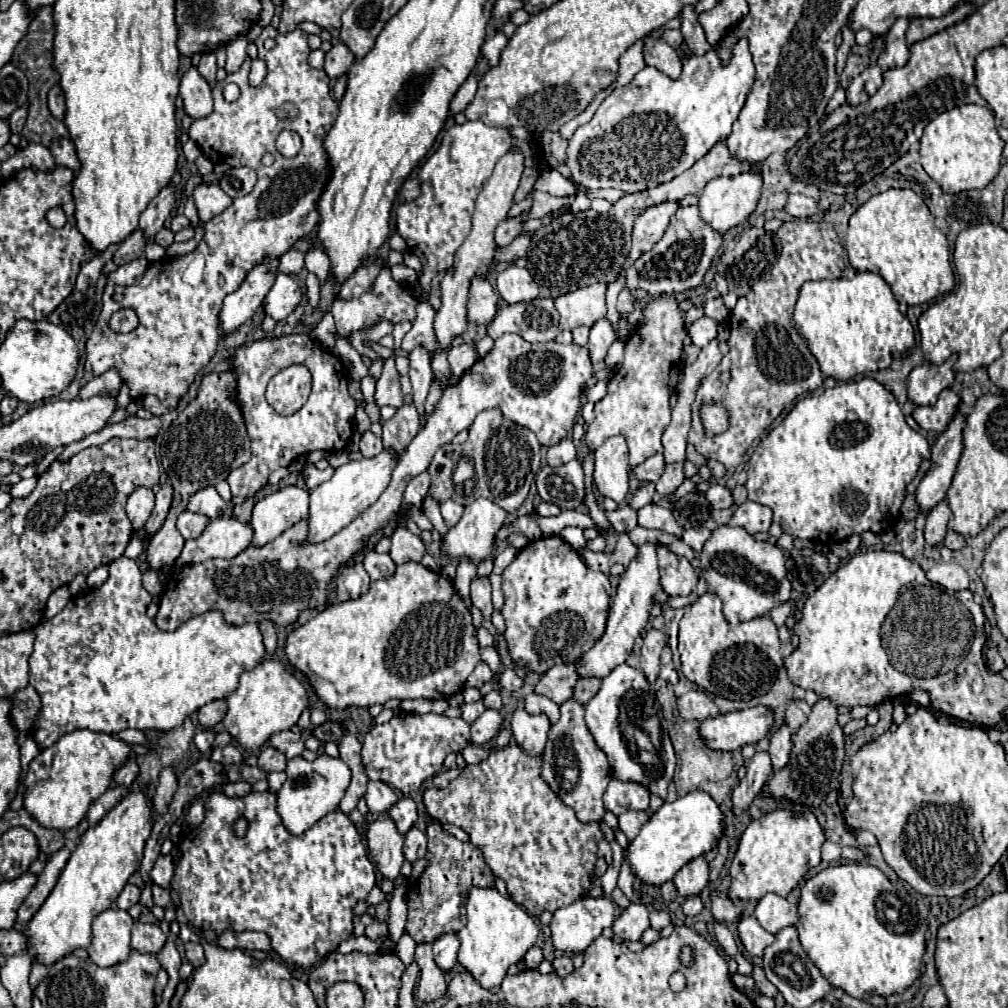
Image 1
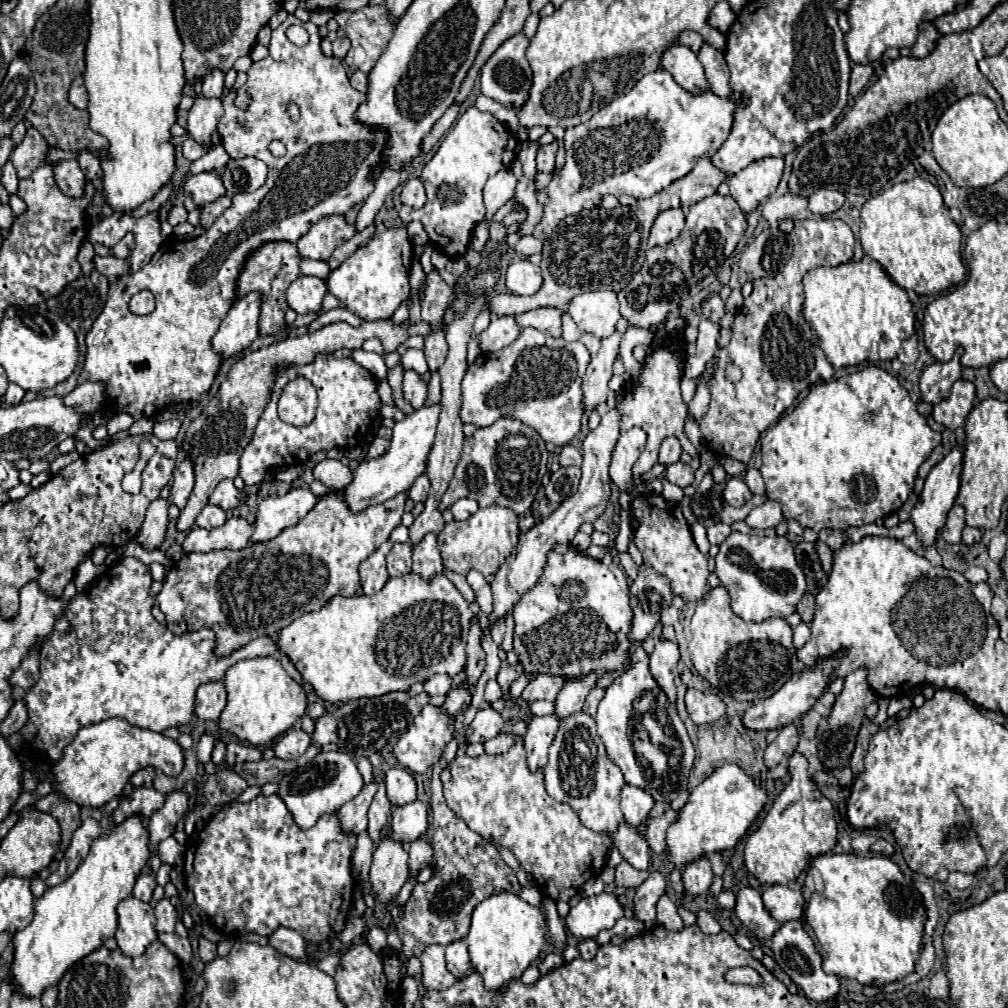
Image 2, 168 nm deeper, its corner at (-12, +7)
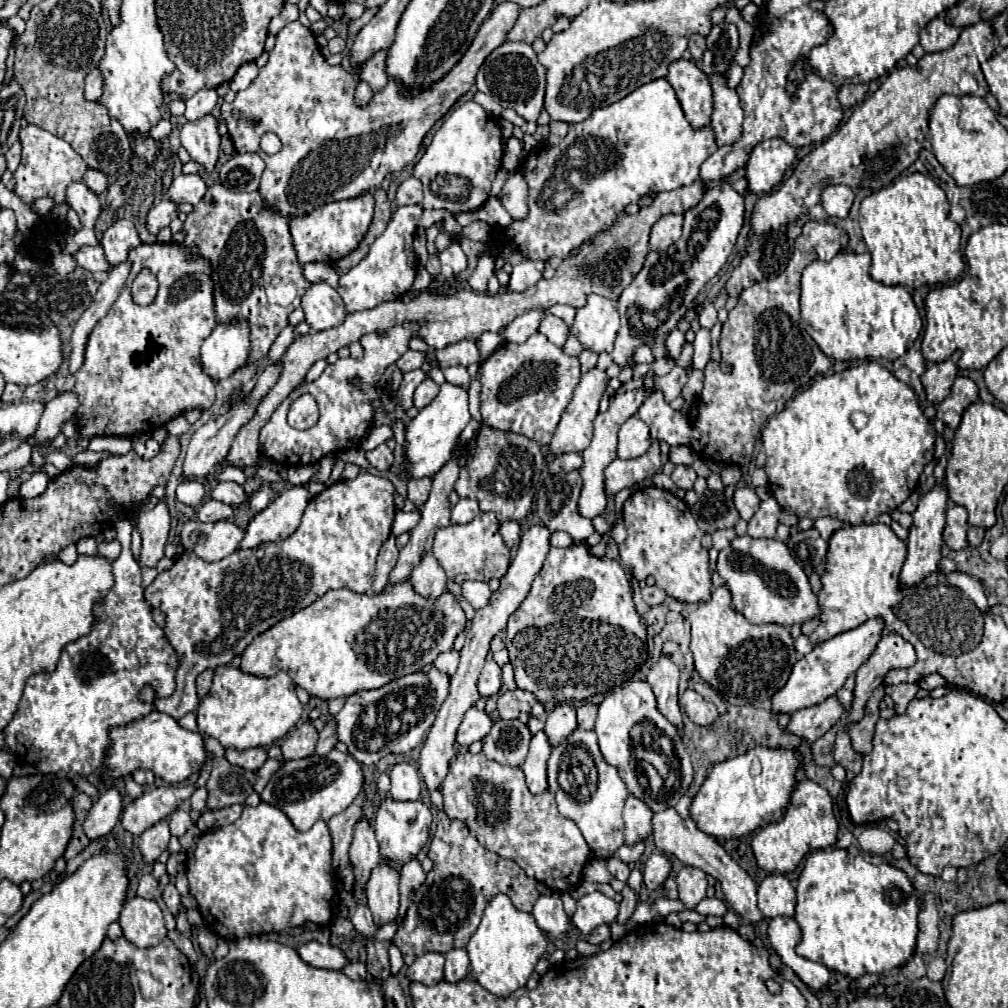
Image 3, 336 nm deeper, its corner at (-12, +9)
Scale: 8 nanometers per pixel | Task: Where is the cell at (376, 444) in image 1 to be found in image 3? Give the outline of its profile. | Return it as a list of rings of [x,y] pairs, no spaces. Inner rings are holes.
[[[380,444],[380,446],[376,446],[374,450],[366,452],[366,460],[368,460],[370,466],[374,466],[376,470],[386,472],[386,470],[394,464],[394,452],[392,452],[386,444]]]

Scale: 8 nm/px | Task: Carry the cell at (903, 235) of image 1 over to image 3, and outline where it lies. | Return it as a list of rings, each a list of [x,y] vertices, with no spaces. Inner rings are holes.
[[[920,172],[904,176],[896,184],[864,198],[860,204],[860,228],[862,238],[872,254],[870,276],[886,286],[906,286],[912,290],[956,280],[964,272],[960,252],[960,226],[948,218],[948,212],[950,204],[946,200],[944,190],[932,178]]]

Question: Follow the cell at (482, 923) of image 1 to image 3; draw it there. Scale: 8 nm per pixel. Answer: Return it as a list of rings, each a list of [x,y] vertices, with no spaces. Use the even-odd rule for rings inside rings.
[[[498,894],[488,902],[482,914],[482,922],[466,944],[466,950],[476,982],[480,982],[490,994],[506,998],[518,988],[526,986],[528,976],[534,972],[536,962],[546,952],[546,946],[548,942],[538,928],[534,916],[518,910],[506,894]]]

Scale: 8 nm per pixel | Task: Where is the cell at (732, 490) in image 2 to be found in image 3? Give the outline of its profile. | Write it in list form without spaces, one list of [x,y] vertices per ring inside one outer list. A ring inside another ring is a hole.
[[[738,486],[736,492],[734,492],[734,504],[736,504],[738,512],[740,512],[740,518],[750,520],[754,516],[754,512],[758,510],[758,506],[760,506],[760,498],[758,498],[754,488]]]

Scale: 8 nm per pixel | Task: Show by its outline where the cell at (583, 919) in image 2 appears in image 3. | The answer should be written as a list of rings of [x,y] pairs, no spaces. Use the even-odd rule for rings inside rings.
[[[602,892],[586,894],[578,900],[576,912],[572,916],[572,924],[586,936],[602,924],[612,924],[618,916],[618,908],[620,908],[618,902],[604,896]]]

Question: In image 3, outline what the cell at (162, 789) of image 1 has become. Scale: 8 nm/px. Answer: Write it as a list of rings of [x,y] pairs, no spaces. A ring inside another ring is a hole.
[[[168,820],[156,822],[152,828],[148,828],[138,842],[138,848],[142,852],[144,862],[156,862],[158,856],[166,850],[170,840],[170,830],[168,830]]]

